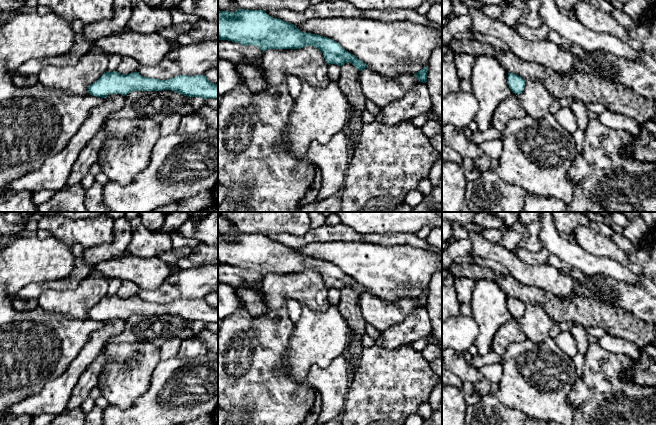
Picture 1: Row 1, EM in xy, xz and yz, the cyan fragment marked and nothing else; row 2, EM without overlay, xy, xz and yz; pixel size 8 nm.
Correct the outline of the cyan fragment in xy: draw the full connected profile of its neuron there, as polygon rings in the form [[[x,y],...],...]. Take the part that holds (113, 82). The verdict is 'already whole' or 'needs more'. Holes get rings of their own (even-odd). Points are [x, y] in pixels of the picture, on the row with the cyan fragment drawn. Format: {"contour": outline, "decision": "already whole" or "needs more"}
{"contour": [[[106,71],[88,87],[90,95],[105,98],[110,94],[126,96],[133,91],[171,90],[187,97],[218,99],[218,84],[210,82],[205,75],[179,75],[167,80],[143,77],[139,72],[120,74]]], "decision": "already whole"}

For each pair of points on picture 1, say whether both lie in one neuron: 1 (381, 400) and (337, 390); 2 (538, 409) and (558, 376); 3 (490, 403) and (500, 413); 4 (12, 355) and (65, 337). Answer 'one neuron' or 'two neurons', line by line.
1: two neurons
2: one neuron
3: one neuron
4: one neuron

